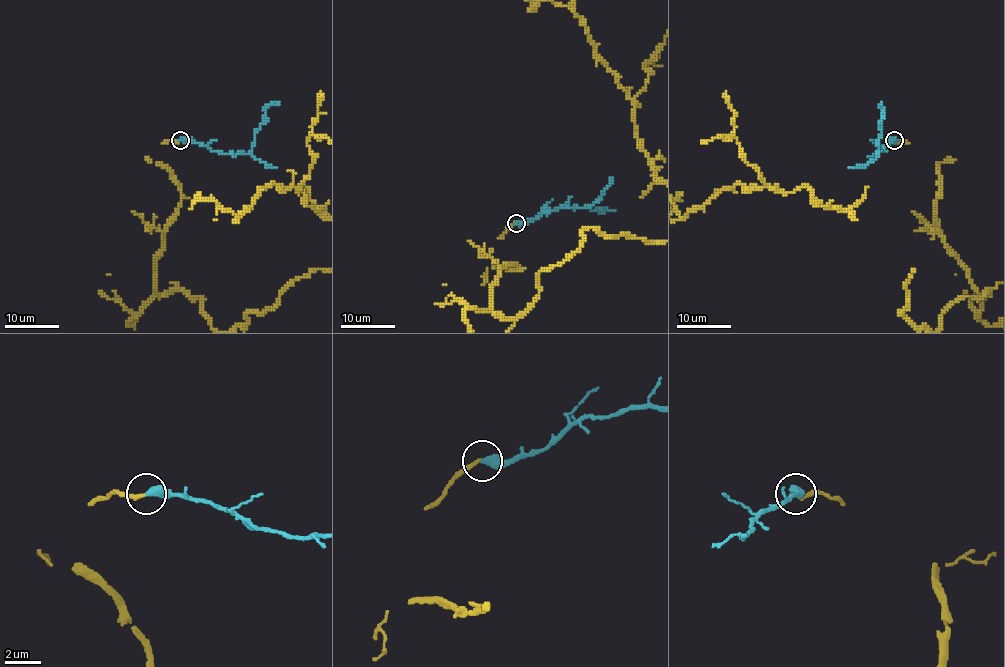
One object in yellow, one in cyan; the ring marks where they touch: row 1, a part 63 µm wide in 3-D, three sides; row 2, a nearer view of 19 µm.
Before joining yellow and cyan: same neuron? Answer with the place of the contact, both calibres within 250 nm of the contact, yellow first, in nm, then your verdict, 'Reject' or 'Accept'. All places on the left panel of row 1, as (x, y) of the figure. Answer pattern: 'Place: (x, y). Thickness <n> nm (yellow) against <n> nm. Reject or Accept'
Place: (180, 140). Thickness 220 nm (yellow) against 480 nm. Accept

